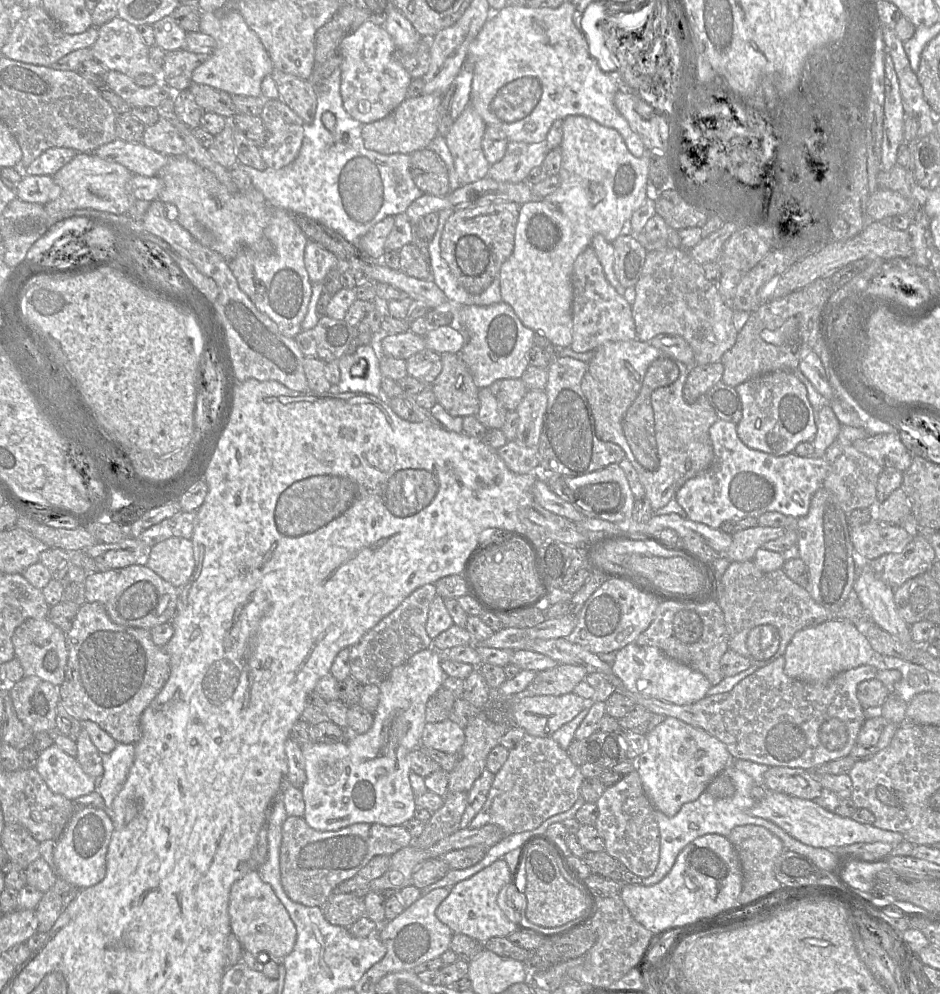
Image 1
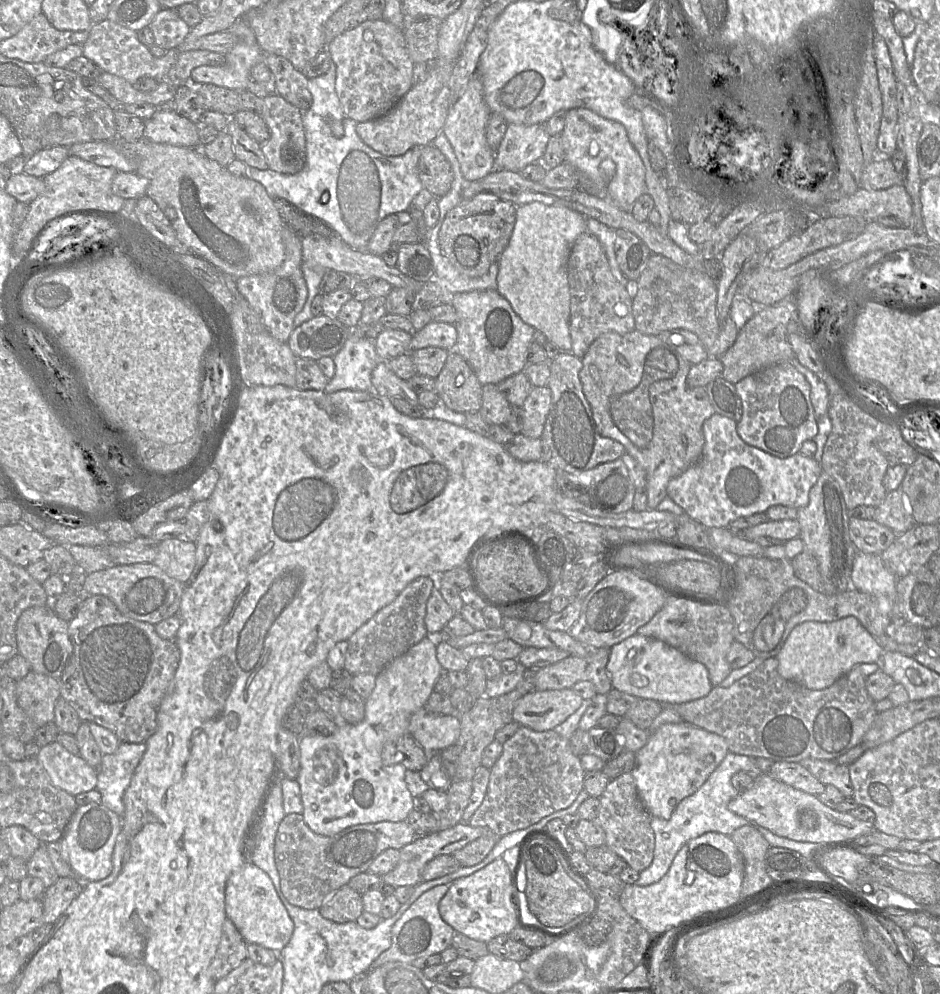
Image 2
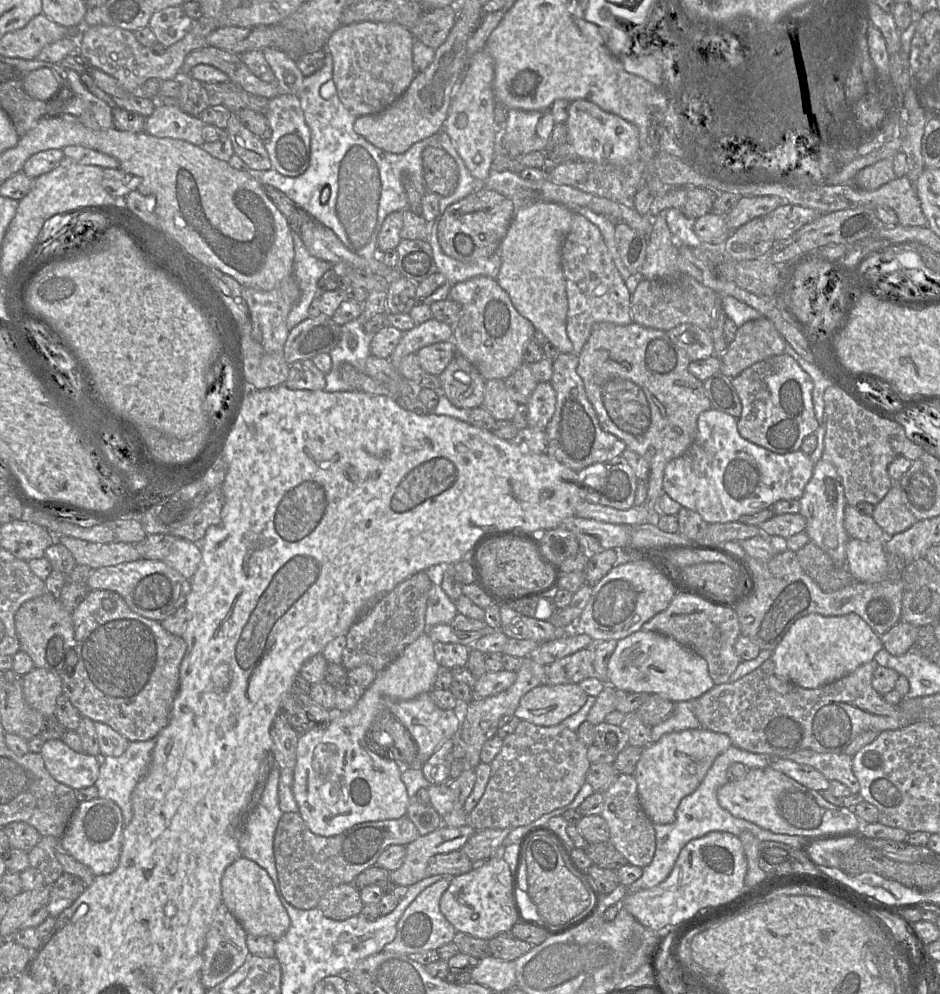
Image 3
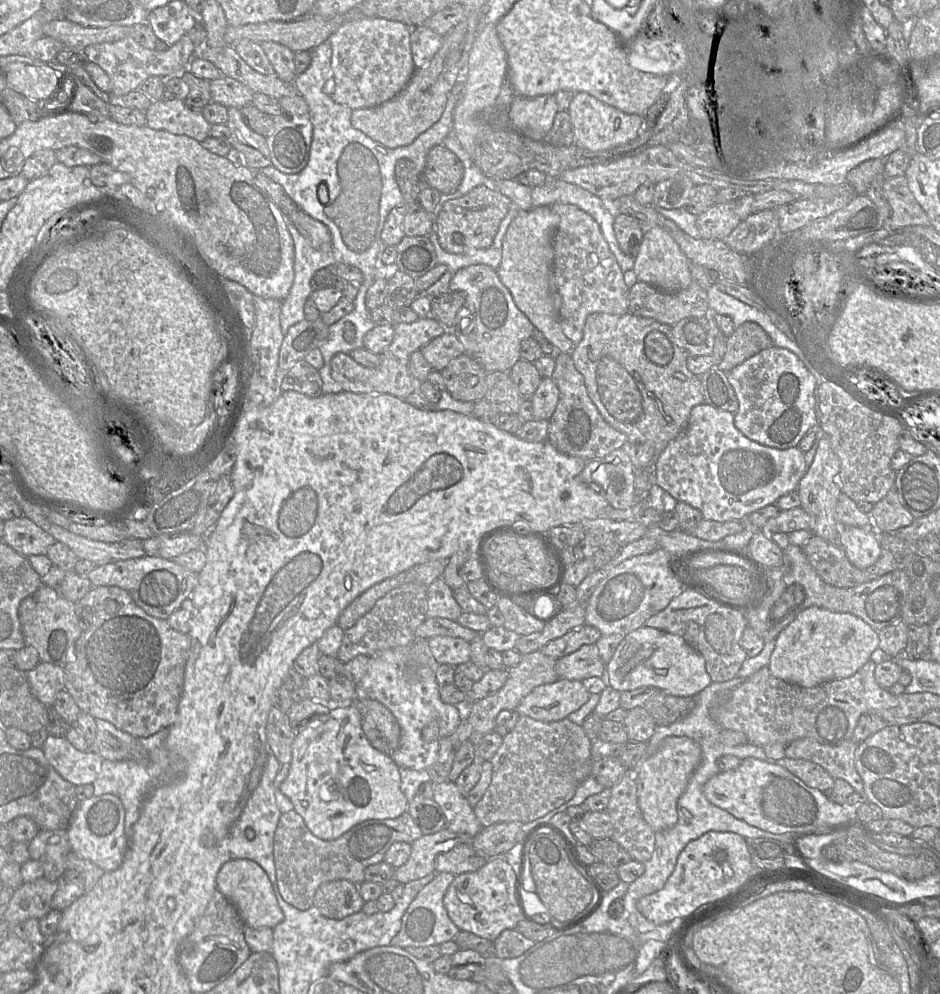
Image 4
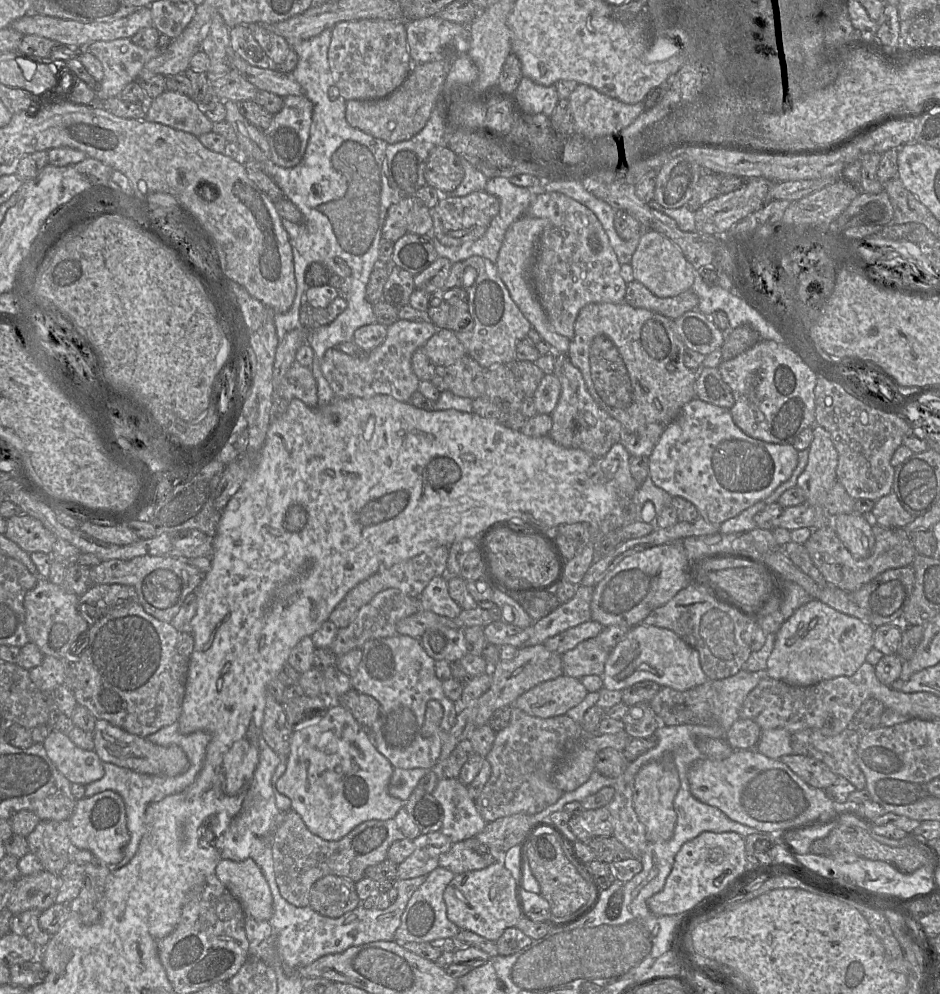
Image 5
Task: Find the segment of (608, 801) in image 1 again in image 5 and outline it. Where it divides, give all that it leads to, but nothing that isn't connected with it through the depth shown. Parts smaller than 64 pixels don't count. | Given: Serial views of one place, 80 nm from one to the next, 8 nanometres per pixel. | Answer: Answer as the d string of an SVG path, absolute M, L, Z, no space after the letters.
M622 775L616 778L615 794L608 804L613 826L613 836L632 854L639 858L648 844L643 824L633 807L634 782L626 782Z

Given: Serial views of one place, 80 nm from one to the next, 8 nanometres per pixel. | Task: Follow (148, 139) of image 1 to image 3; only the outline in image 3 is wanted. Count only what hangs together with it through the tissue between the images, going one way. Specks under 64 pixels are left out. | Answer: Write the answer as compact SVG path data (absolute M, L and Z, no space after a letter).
M157 102L154 112L146 118L144 131L155 137L184 140L201 147L205 143L202 136L204 125L199 116L185 113L178 105L164 105Z

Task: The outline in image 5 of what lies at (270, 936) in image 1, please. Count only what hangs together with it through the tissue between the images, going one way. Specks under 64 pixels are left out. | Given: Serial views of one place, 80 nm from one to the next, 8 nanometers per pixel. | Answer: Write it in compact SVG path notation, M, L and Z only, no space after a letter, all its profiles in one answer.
M221 859L215 875L243 906L246 916L269 921L273 915L273 900L269 885L252 859L230 861Z

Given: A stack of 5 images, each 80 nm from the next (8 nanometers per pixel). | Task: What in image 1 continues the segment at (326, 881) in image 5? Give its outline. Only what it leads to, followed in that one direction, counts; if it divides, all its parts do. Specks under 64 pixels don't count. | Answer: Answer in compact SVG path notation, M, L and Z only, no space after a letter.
M333 892L321 908L328 922L346 928L366 915L364 899L351 893Z

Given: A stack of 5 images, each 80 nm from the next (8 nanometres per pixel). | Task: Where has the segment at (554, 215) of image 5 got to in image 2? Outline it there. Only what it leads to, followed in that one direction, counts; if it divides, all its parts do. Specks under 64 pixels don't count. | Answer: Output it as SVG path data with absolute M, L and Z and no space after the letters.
M588 230L572 246L567 272L570 291L569 332L574 356L583 358L590 345L604 333L627 334L635 330L632 299L613 276L601 243Z

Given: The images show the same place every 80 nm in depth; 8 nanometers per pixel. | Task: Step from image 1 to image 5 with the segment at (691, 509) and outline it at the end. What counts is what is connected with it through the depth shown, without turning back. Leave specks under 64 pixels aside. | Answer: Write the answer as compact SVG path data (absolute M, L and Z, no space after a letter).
M697 397L686 403L679 415L664 429L649 456L649 477L672 497L682 497L696 506L699 515L712 524L740 514L767 498L787 481L798 463L792 444L773 444L746 435L732 419L730 409L704 402Z

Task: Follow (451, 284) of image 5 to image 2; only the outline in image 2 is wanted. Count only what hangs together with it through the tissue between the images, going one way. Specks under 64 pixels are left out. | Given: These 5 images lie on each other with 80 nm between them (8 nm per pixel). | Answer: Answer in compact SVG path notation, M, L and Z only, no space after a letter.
M497 290L471 291L453 295L457 314L457 342L450 351L458 353L472 368L481 385L498 384L527 366L527 352L535 329L524 323Z

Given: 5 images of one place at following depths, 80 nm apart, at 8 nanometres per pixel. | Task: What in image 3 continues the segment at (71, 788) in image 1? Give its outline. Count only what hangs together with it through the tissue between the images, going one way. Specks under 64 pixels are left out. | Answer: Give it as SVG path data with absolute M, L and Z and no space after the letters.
M61 739L47 740L40 754L50 775L73 790L93 786L98 779L100 758L75 752Z

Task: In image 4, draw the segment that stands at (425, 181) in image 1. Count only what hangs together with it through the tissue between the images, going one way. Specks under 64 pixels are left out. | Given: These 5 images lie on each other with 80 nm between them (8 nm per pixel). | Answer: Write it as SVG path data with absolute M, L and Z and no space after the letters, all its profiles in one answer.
M444 145L430 148L425 158L424 178L429 187L441 195L452 194L463 178L463 165L457 156Z

